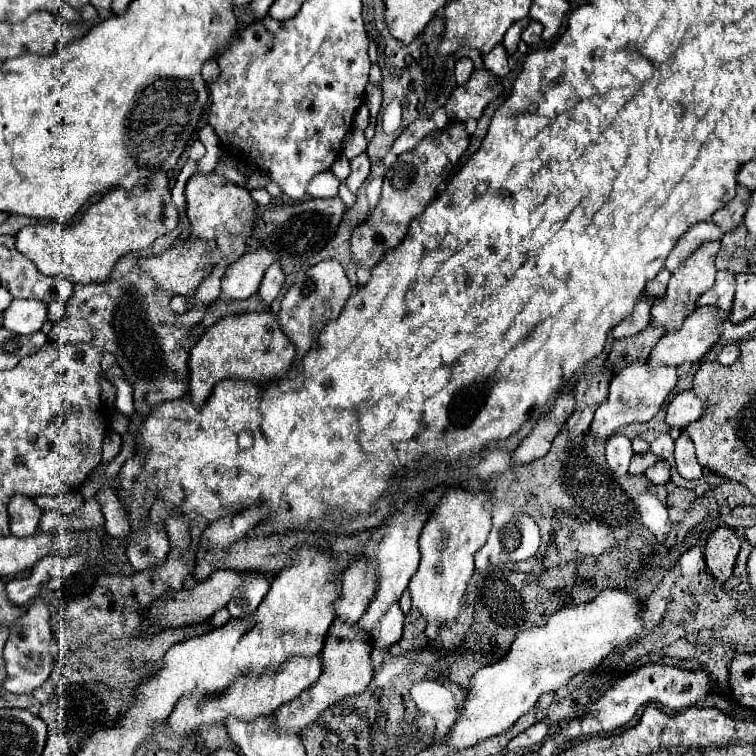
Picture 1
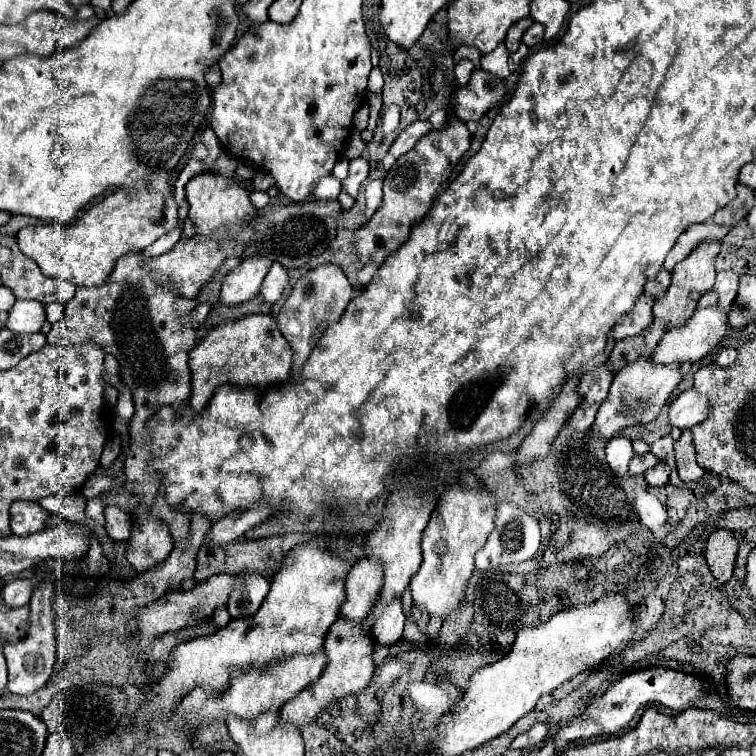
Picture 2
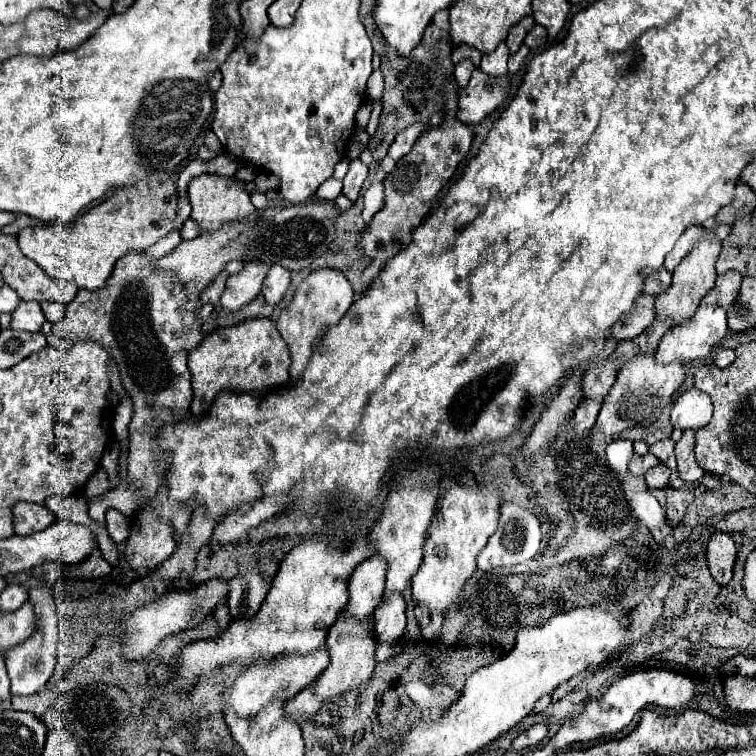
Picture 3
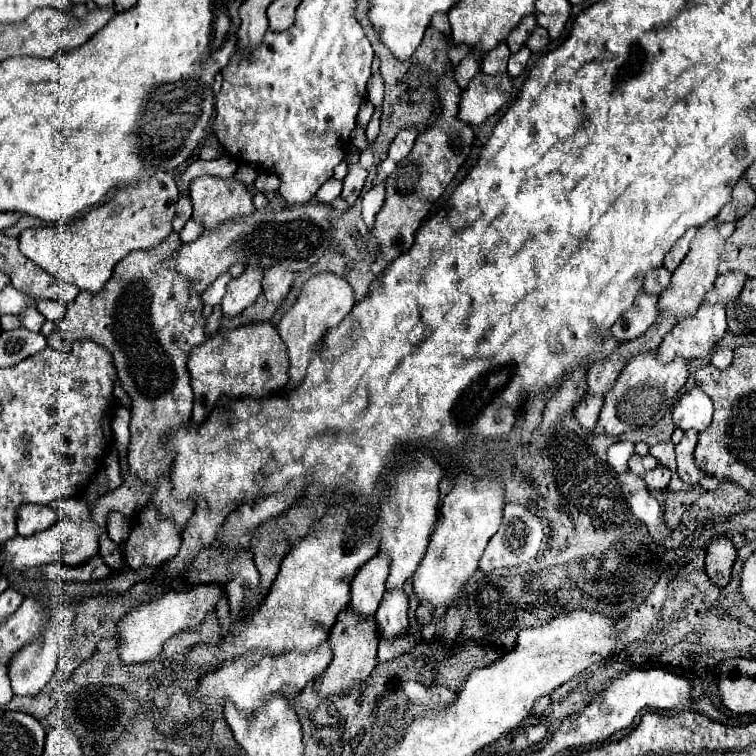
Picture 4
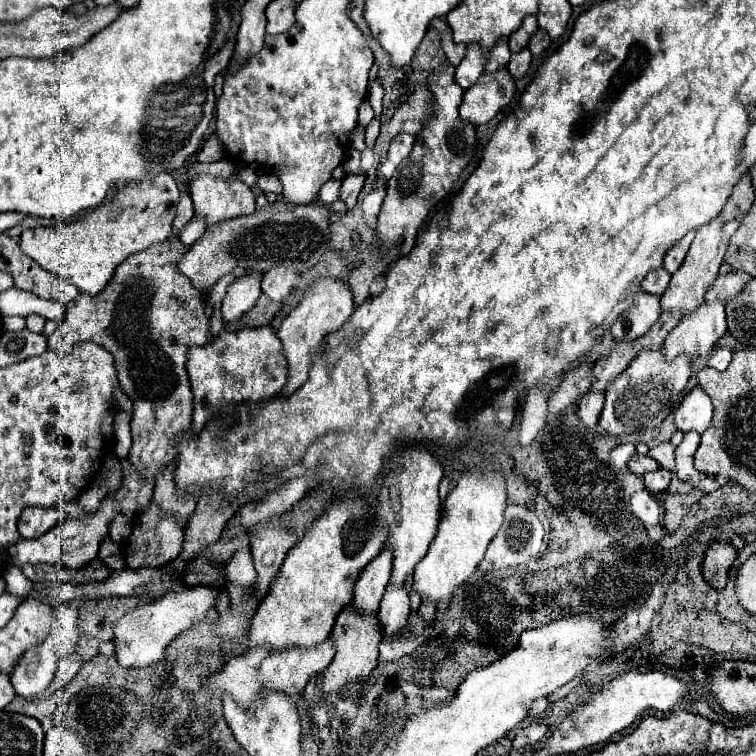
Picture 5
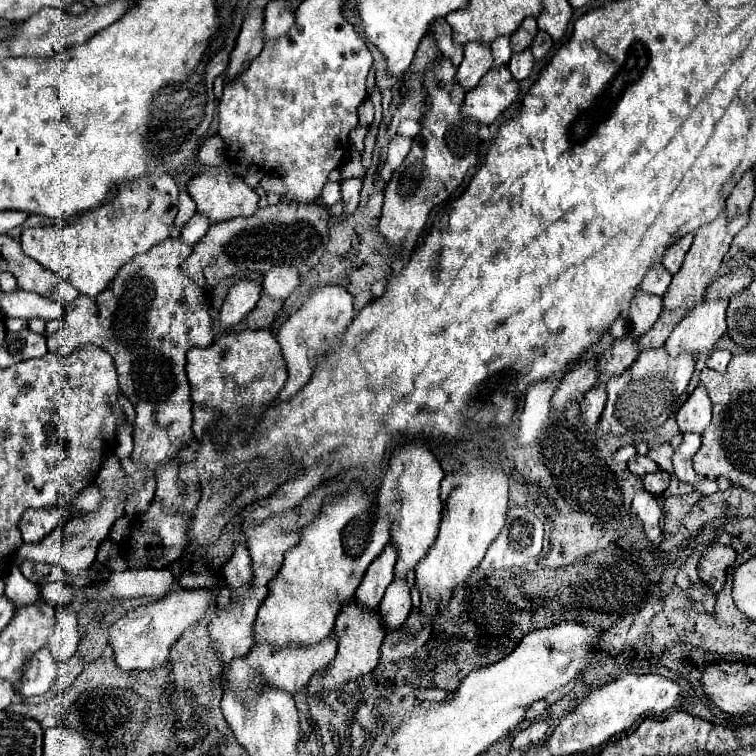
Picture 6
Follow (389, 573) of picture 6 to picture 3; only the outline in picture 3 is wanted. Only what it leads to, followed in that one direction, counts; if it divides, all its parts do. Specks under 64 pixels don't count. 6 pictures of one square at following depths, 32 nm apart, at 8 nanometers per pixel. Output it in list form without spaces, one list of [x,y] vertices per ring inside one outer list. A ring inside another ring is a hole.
[[[372,556],[360,564],[348,582],[348,606],[344,612],[354,618],[370,618],[384,596],[386,564],[382,556]]]

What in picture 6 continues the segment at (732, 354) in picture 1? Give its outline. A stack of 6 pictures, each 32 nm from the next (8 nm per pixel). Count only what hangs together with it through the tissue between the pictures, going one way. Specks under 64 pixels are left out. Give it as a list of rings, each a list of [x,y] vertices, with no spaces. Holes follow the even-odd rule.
[[[714,350],[710,354],[706,366],[712,368],[712,370],[716,370],[716,372],[724,372],[726,366],[728,366],[728,362],[730,362],[730,358],[732,358],[732,354],[728,350]]]

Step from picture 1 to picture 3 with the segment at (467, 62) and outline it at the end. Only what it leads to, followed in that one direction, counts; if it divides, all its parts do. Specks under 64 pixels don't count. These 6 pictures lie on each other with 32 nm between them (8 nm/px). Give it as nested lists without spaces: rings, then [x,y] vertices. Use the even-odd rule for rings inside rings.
[[[470,58],[462,60],[458,66],[455,66],[454,78],[460,88],[467,86],[468,80],[472,78],[472,72],[474,70],[476,70],[476,66],[474,66],[474,62]]]

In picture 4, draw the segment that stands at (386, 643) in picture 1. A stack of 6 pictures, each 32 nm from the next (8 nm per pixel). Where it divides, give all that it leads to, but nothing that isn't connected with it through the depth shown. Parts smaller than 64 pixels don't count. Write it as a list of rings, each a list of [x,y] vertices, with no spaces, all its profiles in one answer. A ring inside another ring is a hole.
[[[386,590],[378,612],[374,614],[378,632],[384,640],[396,638],[408,626],[408,596],[404,590]]]

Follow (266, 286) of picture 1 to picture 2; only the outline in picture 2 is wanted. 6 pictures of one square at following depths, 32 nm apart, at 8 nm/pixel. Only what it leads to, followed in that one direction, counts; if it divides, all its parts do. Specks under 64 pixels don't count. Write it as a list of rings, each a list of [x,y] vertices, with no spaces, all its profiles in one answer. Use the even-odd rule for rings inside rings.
[[[274,262],[272,268],[270,268],[270,272],[264,278],[260,294],[264,296],[264,300],[268,304],[274,304],[274,302],[280,300],[280,296],[282,296],[282,292],[284,292],[286,286],[288,286],[288,270],[282,264]]]

